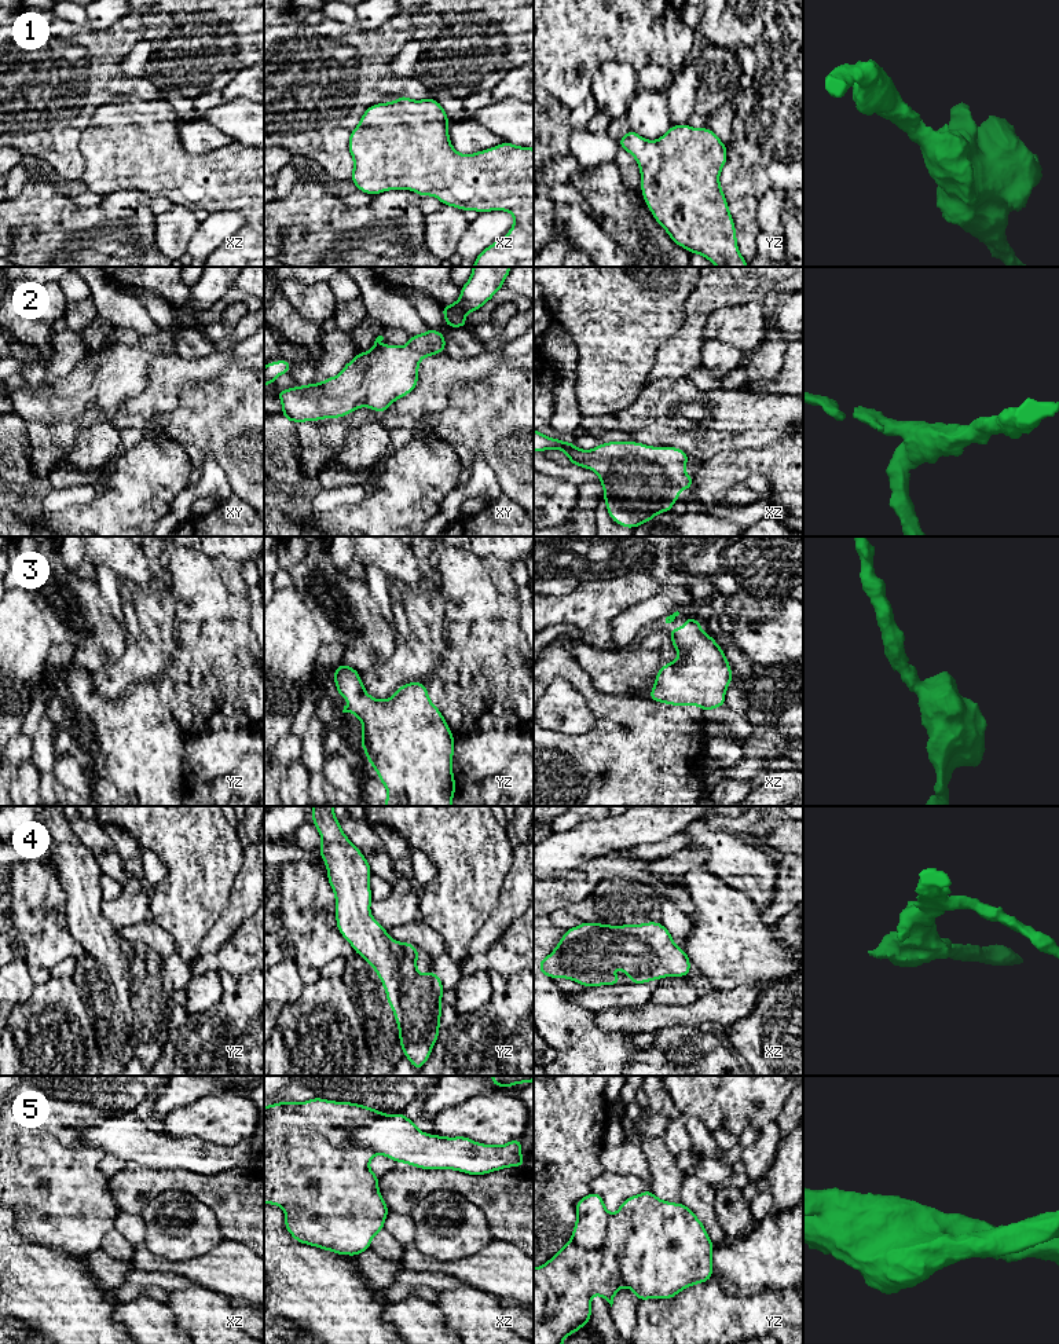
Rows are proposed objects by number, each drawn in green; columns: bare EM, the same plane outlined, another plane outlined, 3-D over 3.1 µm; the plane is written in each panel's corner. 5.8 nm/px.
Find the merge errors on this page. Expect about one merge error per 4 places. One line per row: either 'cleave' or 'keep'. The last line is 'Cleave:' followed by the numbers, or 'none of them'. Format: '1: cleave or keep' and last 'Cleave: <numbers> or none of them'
1: keep
2: keep
3: keep
4: keep
5: cleave
Cleave: 5

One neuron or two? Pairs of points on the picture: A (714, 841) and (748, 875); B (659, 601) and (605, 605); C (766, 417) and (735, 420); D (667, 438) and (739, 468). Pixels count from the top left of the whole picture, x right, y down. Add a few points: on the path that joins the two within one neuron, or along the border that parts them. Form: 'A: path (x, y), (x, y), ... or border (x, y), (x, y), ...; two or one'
A: path (722, 849), (740, 867); one
B: border (659, 590), (648, 599), (630, 605), (612, 621); two
C: path (758, 417), (743, 417); one
D: border (744, 449), (717, 453), (702, 462); two

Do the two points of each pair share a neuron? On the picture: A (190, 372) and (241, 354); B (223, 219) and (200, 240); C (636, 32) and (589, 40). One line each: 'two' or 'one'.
A: one
B: one
C: one

